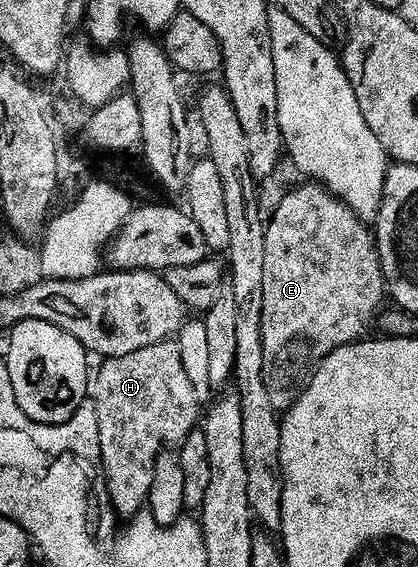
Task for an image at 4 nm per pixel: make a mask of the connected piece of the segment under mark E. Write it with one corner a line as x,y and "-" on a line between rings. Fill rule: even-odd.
306,182
303,188
290,192
278,204
274,217
269,217
266,226
266,241
264,242
264,322
262,333
264,334
264,382
268,386
268,398
272,400
272,406
279,414
285,413
298,401
303,388
310,382
317,367
322,361
328,359
333,352
340,350
349,344
357,344
367,335
370,327
375,327
380,313
388,300
386,279
382,273
382,263
378,257
378,246
371,229
363,224
360,217
350,209
344,201
339,200
327,188
317,182

